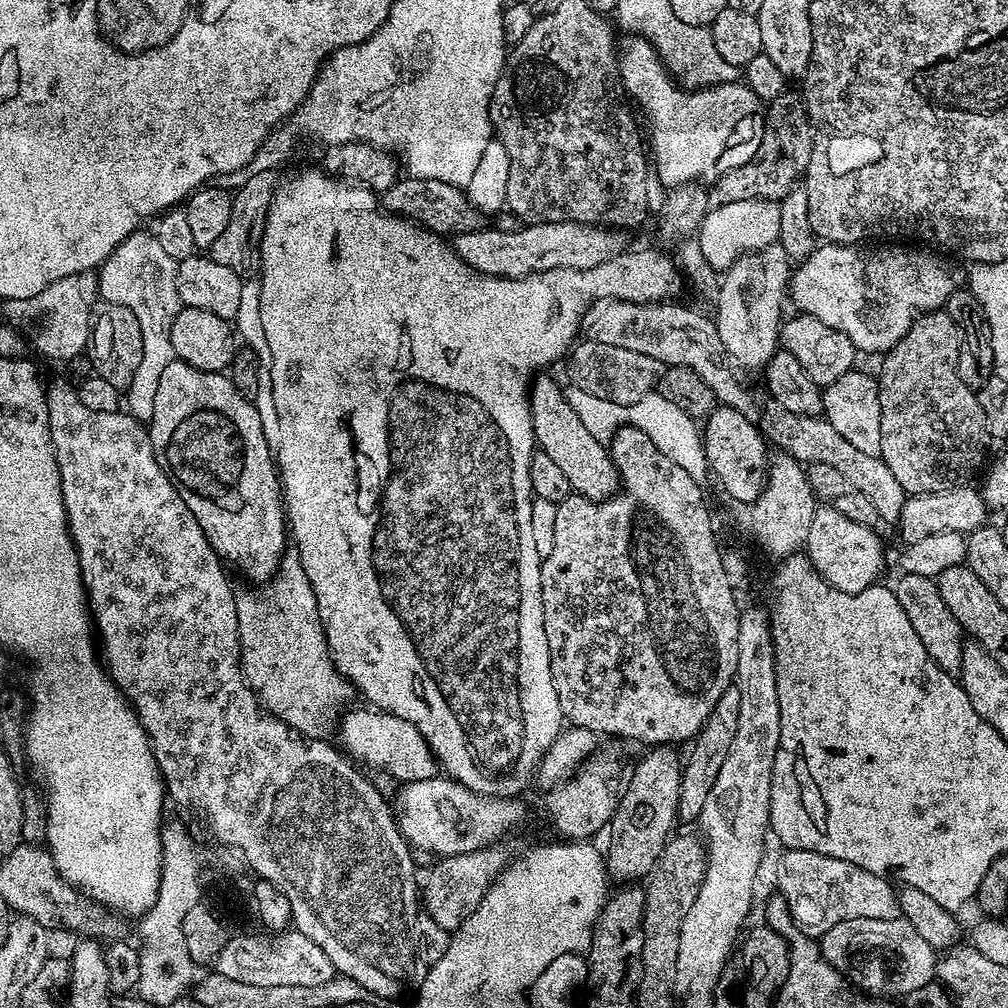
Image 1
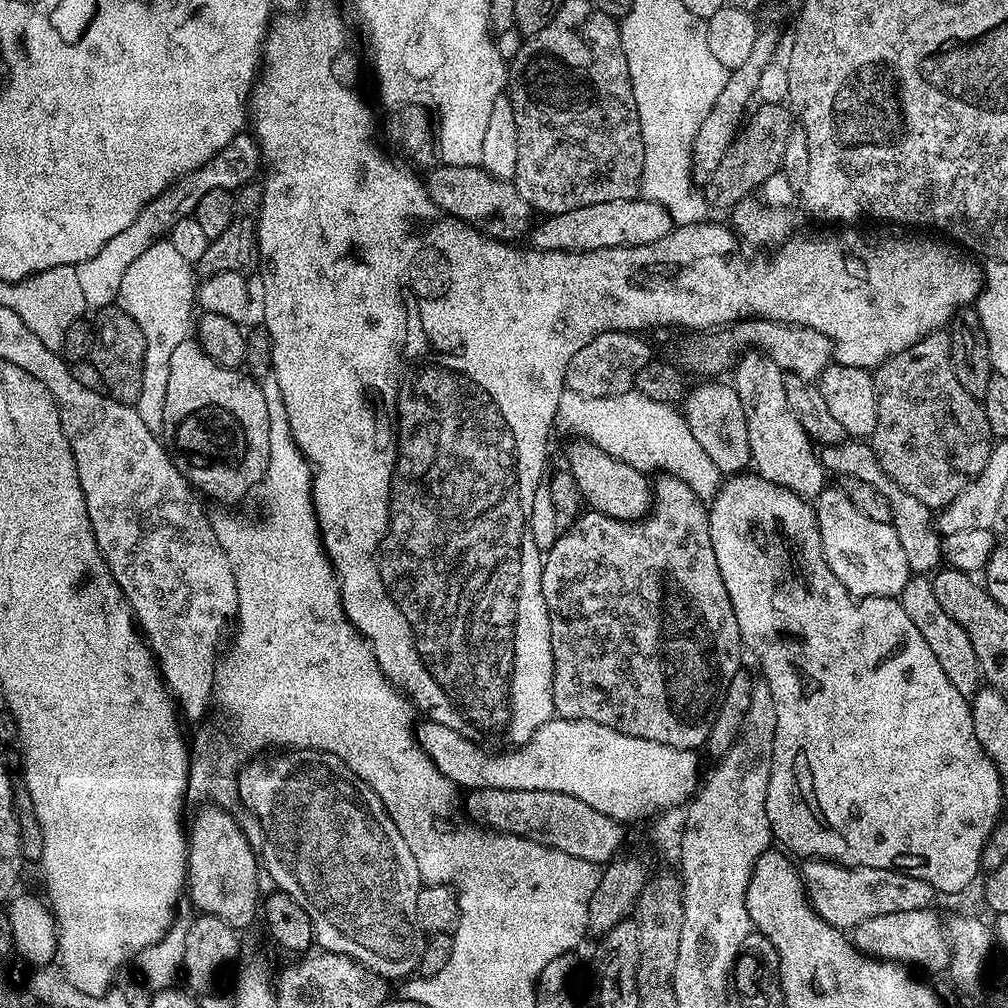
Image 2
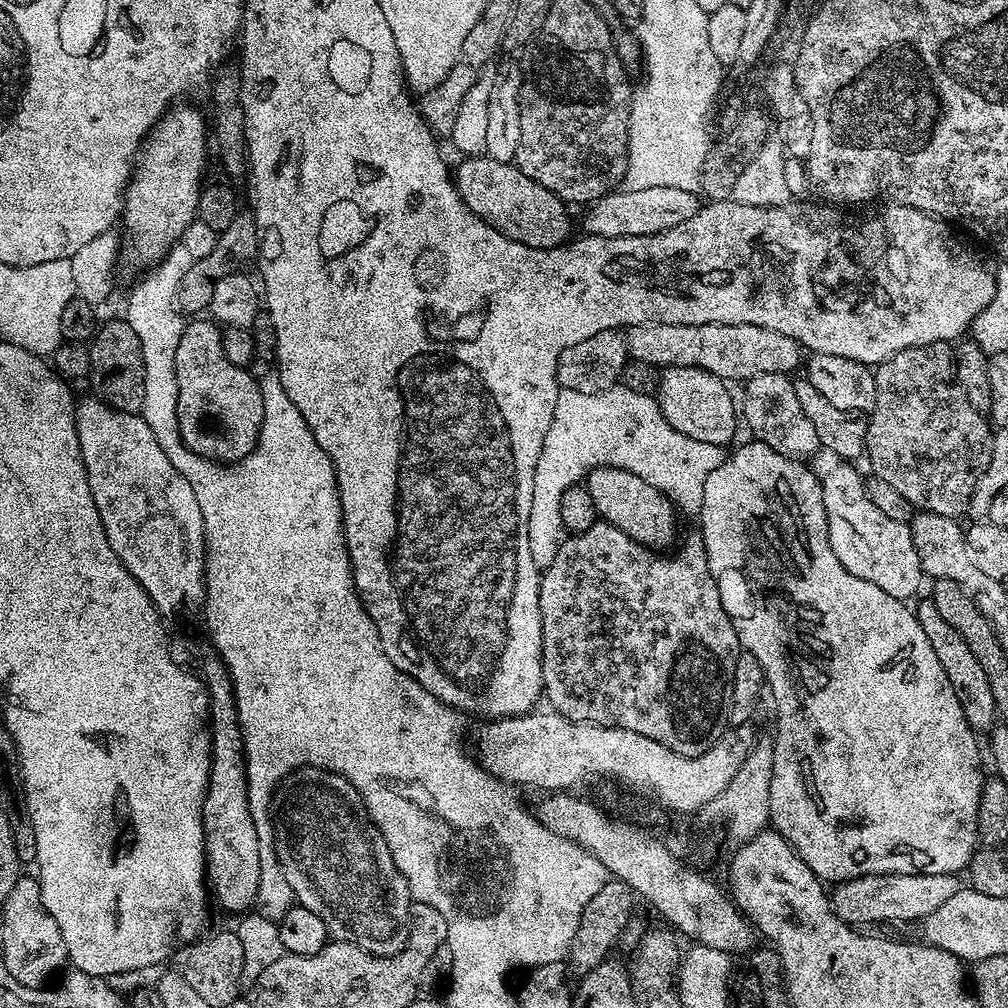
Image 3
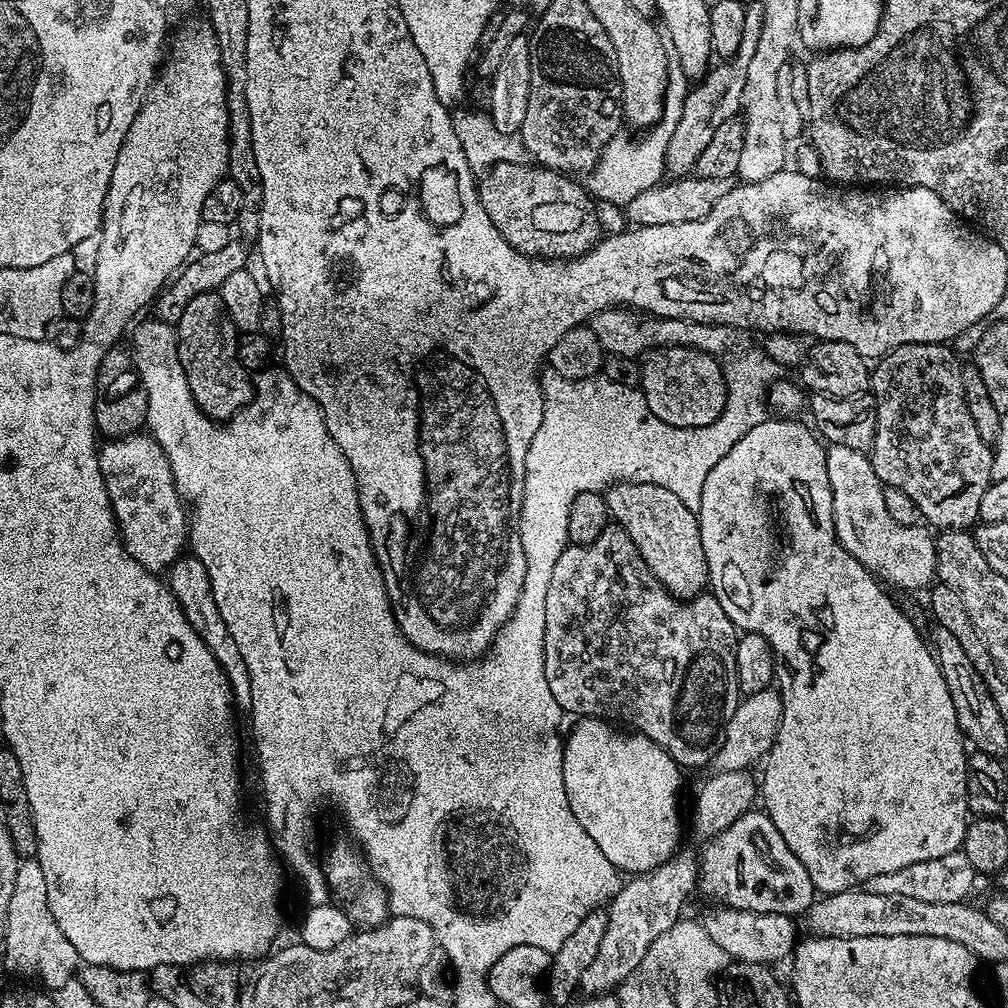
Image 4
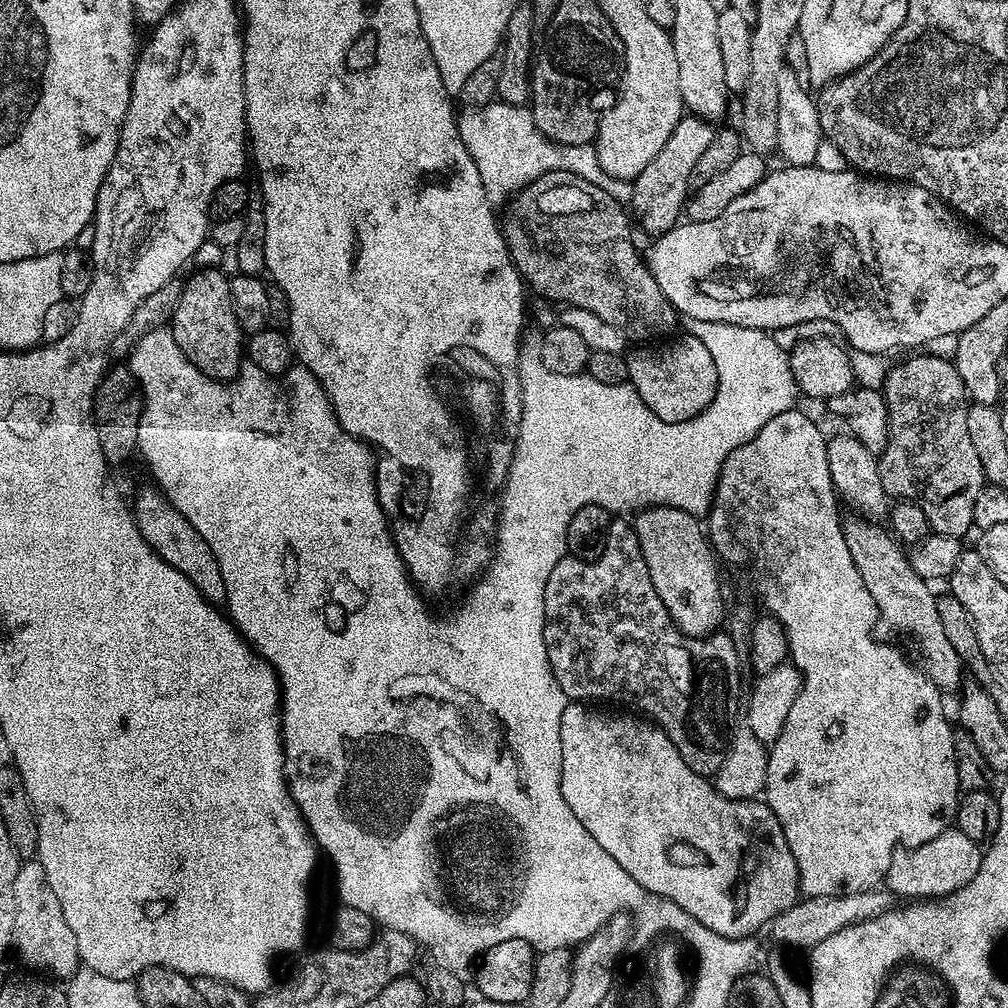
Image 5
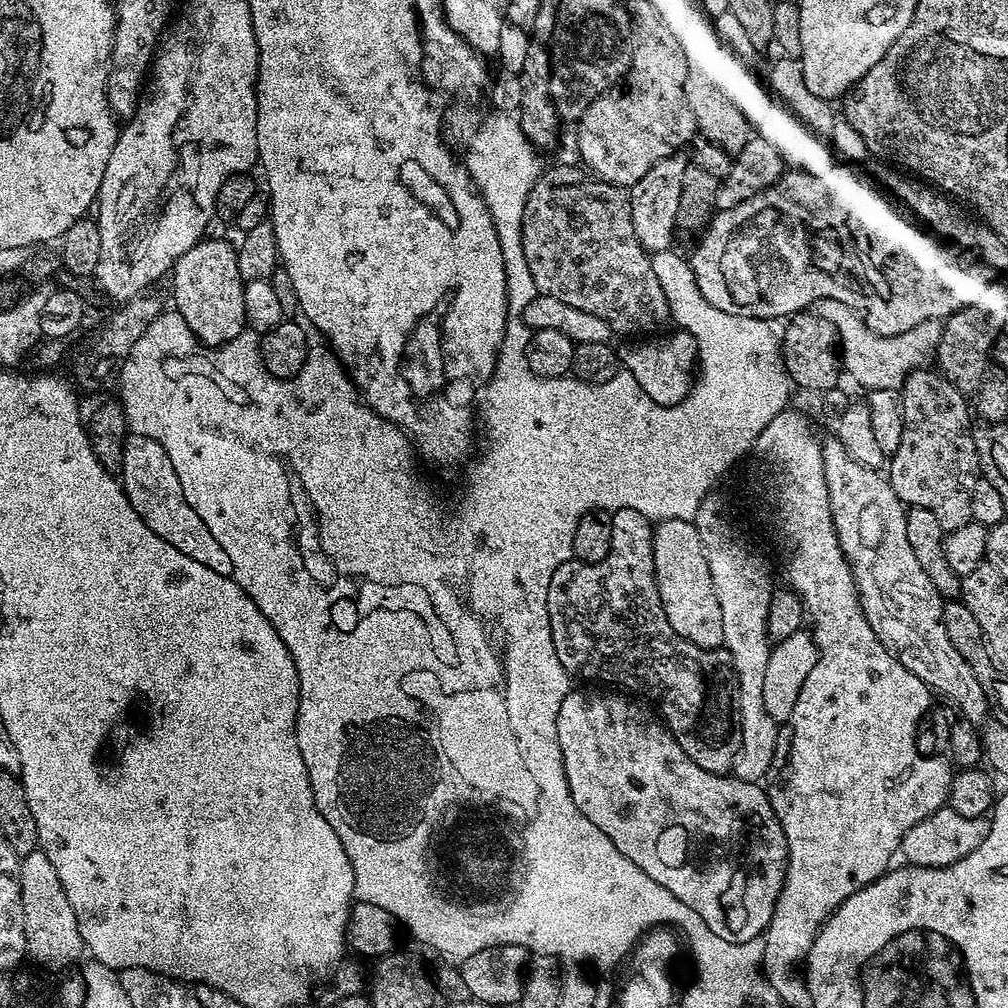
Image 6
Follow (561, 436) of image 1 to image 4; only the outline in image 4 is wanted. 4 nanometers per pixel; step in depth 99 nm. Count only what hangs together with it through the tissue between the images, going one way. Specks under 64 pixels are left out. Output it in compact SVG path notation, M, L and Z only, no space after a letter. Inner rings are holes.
M623 480L607 489L603 497L608 503L611 519L622 530L626 530L626 534L630 534L630 542L638 546L638 554L642 554L654 578L662 582L671 596L677 600L692 602L703 588L705 591L709 587L700 518L690 510L690 506L686 506L686 502L682 502L682 498L678 498L678 494L666 490L666 486Z

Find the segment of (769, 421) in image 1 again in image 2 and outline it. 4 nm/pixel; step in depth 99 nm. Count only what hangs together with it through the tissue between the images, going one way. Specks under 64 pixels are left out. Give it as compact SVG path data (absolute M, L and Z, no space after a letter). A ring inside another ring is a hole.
M845 438L841 444L821 447L818 455L821 464L824 465L825 473L837 472L837 477L849 476L858 478L858 482L867 482L868 485L874 486L874 490L878 490L878 494L882 494L882 498L886 498L886 502L890 502L891 525L896 529L898 542L902 542L902 551L906 553L906 562L913 573L928 574L941 567L942 537L934 527L933 509L918 502L918 498L906 494L906 490L902 490L898 482L894 482L885 474L871 443L860 438Z

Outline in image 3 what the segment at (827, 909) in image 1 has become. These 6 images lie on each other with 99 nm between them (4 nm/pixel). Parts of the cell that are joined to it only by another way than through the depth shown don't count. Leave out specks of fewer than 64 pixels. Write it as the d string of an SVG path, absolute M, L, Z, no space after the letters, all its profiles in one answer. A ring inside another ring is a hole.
M874 874L873 876L856 876L852 880L842 880L830 892L830 907L836 917L845 924L861 926L874 920L910 920L919 921L942 902L954 898L962 886L956 876L950 874Z

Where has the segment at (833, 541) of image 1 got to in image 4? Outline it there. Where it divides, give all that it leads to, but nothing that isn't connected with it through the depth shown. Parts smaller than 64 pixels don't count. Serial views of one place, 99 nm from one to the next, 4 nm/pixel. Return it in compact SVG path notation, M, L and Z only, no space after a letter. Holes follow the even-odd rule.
M828 444L826 474L830 474L834 498L834 526L846 551L873 577L880 579L881 576L886 583L900 588L927 589L936 580L936 536L920 524L902 526L890 518L869 453L850 450L850 446L841 444Z

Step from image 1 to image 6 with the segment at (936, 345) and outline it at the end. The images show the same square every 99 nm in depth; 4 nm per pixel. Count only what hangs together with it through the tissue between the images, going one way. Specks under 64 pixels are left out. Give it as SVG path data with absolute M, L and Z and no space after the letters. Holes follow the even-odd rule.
M928 371L911 372L904 380L904 387L900 392L902 443L887 461L886 468L892 471L890 483L901 502L913 508L930 510L930 514L934 514L934 518L942 522L945 533L950 533L971 521L970 490L974 490L974 482L981 475L980 459L976 453L976 437L970 434L970 428L968 432L969 401L939 371Z

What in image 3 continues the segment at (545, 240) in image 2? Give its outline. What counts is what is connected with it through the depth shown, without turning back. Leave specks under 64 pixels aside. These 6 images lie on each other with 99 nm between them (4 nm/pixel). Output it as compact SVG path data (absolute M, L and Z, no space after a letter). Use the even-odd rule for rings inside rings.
M655 187L634 190L613 190L600 200L592 201L584 216L583 231L589 236L640 237L673 229L681 222L692 218L700 207L697 193L678 187Z

